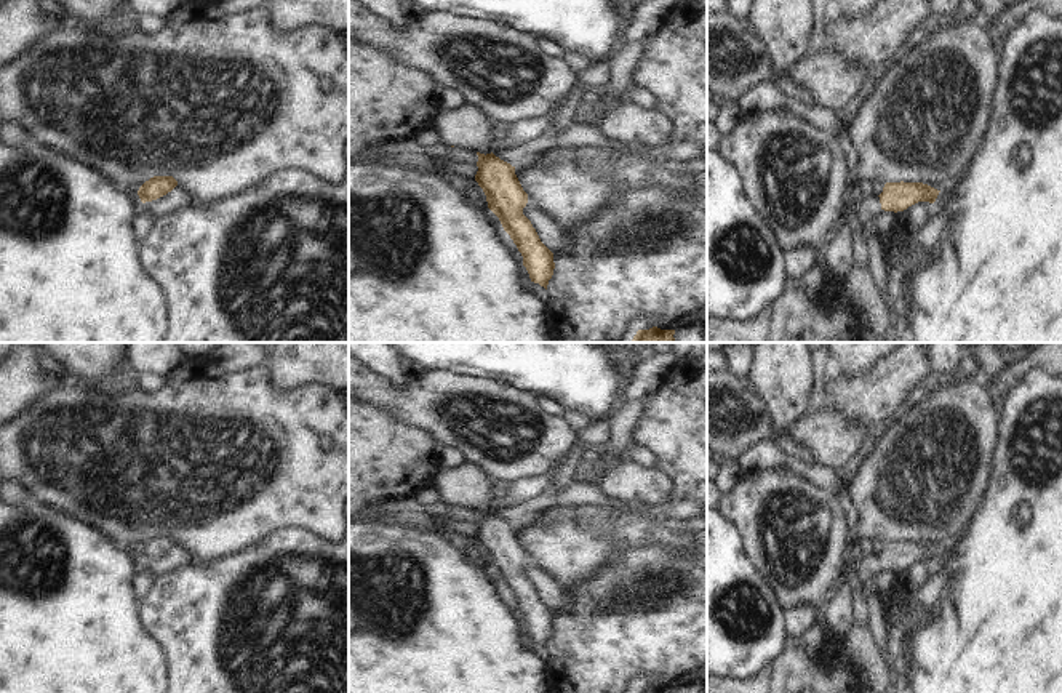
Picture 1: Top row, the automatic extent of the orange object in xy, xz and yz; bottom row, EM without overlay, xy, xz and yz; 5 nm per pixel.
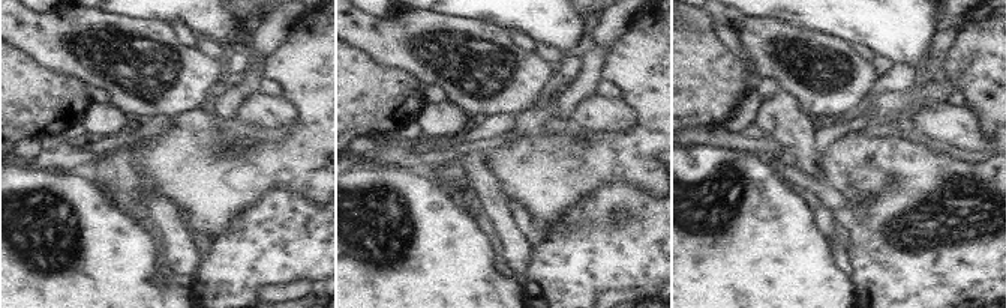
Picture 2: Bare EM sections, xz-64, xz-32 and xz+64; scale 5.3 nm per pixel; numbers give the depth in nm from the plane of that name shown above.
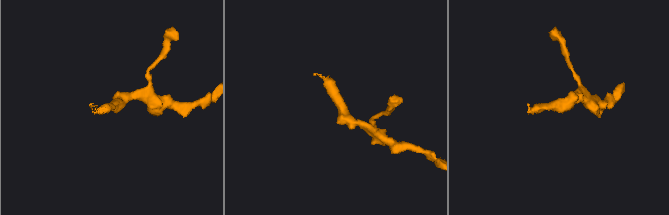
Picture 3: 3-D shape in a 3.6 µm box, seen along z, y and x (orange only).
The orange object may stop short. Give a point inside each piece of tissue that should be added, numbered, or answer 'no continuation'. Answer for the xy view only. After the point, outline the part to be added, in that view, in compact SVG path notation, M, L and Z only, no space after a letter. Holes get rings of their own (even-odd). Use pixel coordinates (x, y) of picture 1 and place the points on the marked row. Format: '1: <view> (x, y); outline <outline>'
no continuation

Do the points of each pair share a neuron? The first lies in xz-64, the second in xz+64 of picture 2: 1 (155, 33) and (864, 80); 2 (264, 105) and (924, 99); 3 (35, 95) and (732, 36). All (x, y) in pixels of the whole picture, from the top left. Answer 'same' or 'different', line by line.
1: same
2: different
3: different

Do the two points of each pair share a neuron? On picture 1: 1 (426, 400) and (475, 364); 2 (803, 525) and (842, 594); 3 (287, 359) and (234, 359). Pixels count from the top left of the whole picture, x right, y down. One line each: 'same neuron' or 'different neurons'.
1: different neurons
2: different neurons
3: different neurons

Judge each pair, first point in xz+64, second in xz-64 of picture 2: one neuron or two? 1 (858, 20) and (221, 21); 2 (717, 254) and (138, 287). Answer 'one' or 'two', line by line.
1: one
2: one

